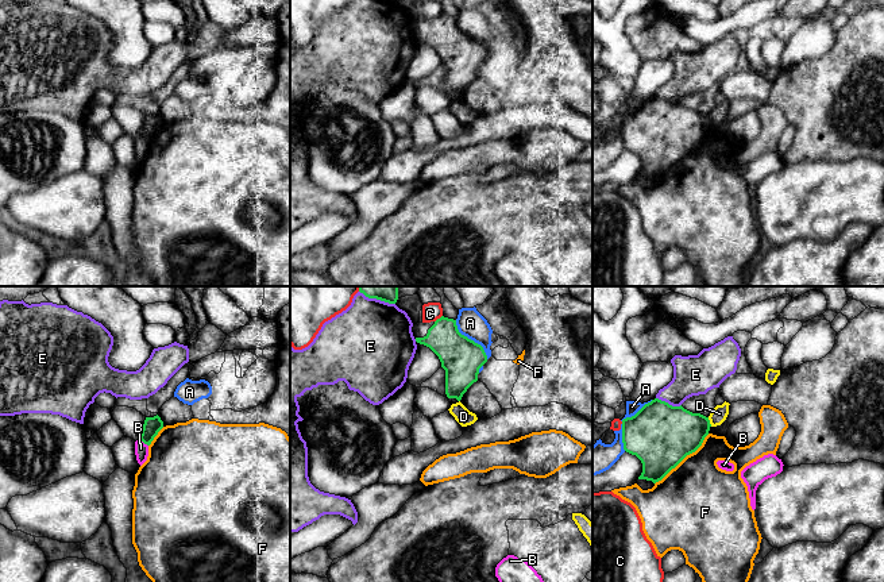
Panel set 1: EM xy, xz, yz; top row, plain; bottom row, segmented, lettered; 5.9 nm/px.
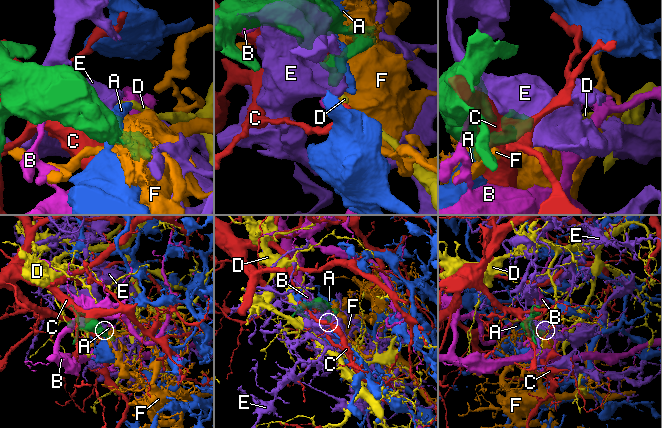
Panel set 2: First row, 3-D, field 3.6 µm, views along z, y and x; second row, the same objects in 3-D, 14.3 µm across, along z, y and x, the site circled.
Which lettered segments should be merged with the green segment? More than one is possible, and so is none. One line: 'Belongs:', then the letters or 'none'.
Belongs: none

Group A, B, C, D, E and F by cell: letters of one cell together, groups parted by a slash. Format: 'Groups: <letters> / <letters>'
Groups: A / B / C / D / E / F

